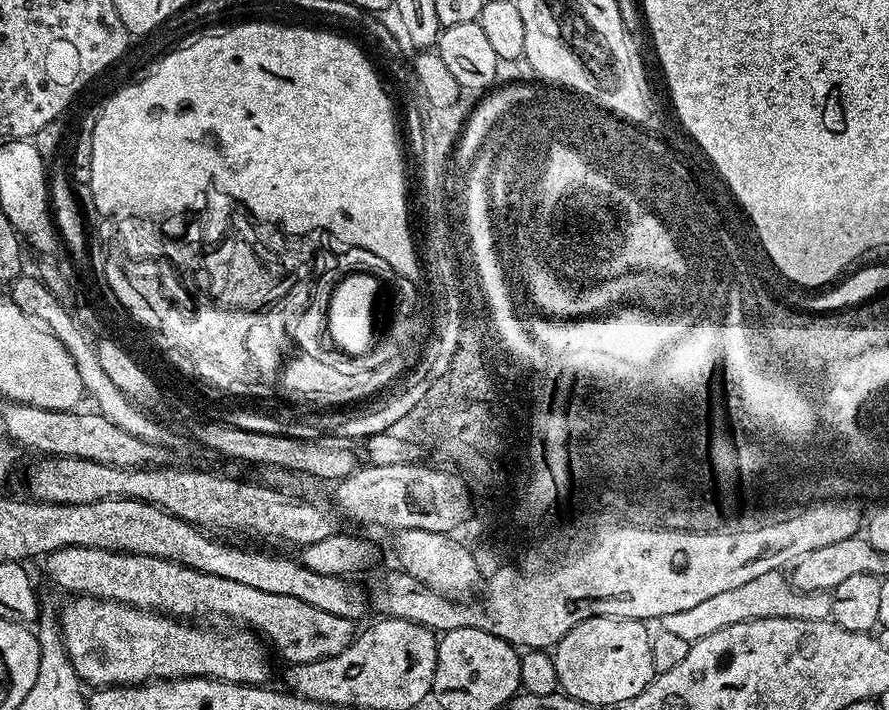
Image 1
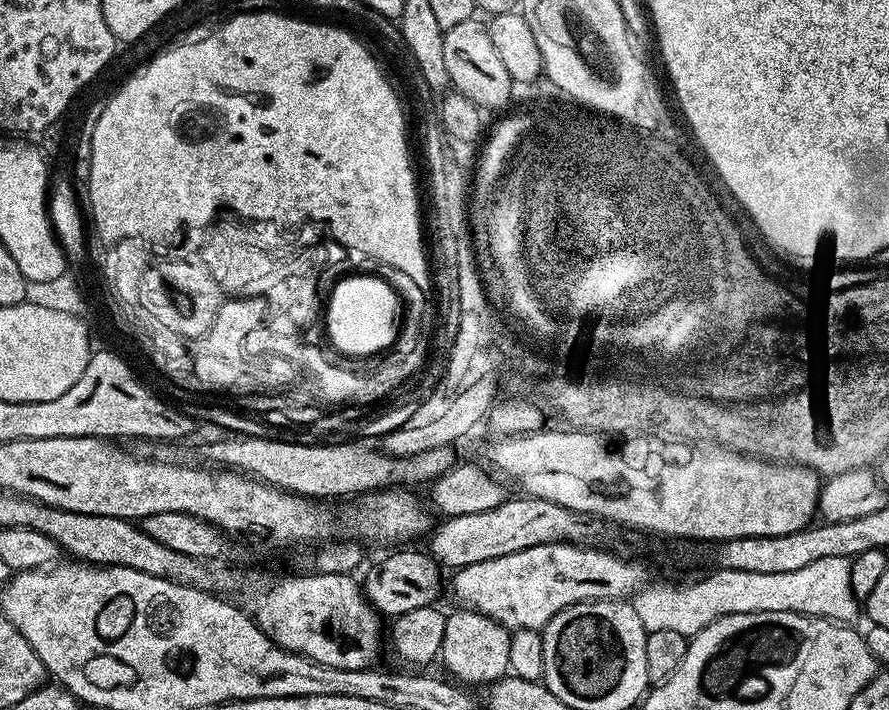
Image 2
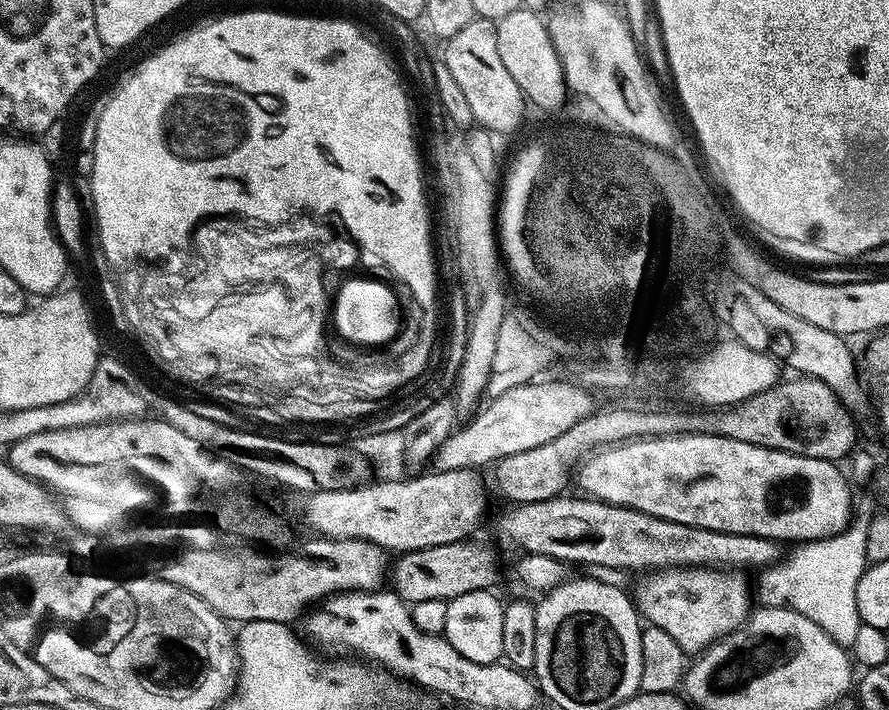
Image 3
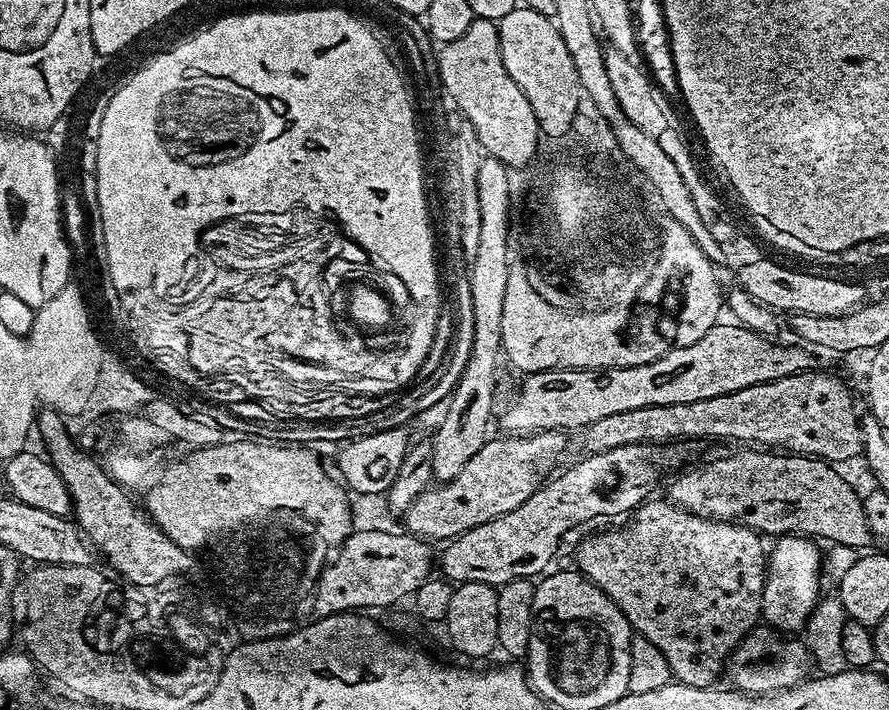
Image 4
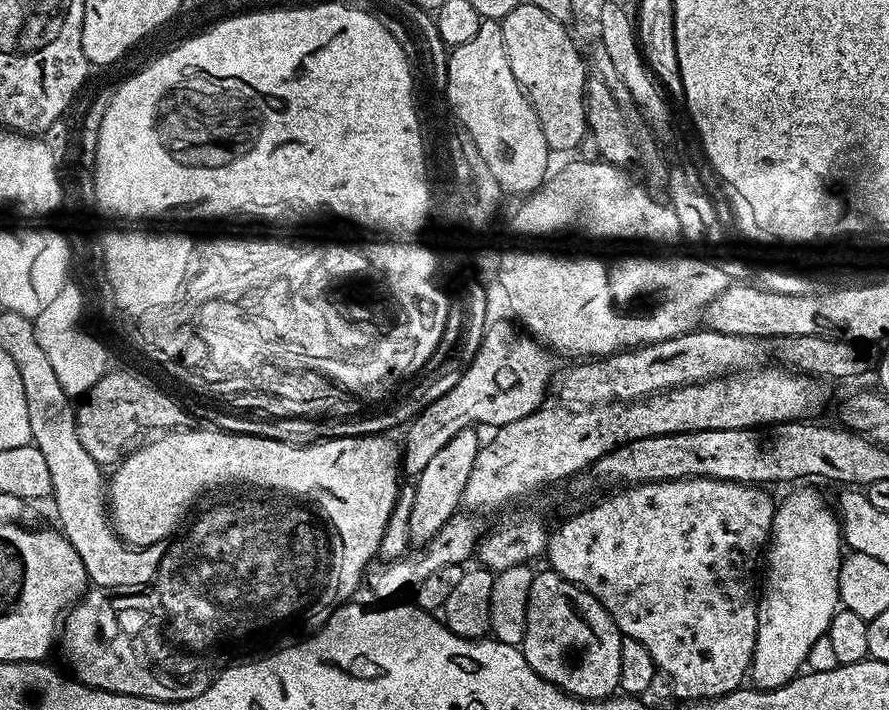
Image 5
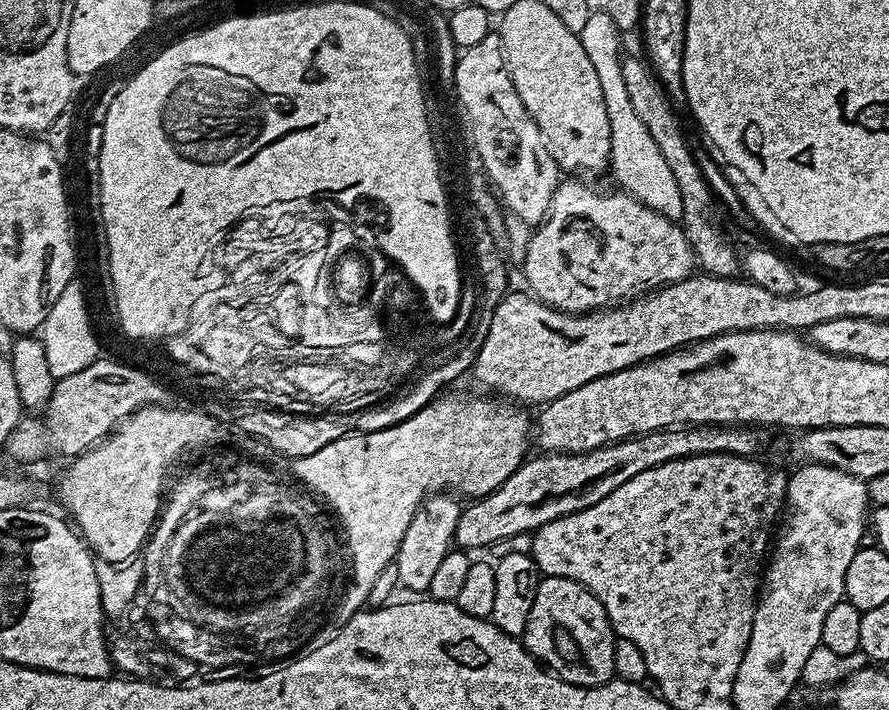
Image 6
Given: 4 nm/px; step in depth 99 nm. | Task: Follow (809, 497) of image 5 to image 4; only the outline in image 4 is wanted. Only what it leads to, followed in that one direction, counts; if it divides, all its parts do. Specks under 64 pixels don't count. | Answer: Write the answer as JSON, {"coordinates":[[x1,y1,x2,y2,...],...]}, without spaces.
{"coordinates":[[785,534,775,541,776,549,773,552,771,549,766,560,764,593,760,603,762,620,765,625,785,634,796,634,799,628,801,631,807,625,821,595,819,582,808,580,807,543,809,541,803,535]]}

